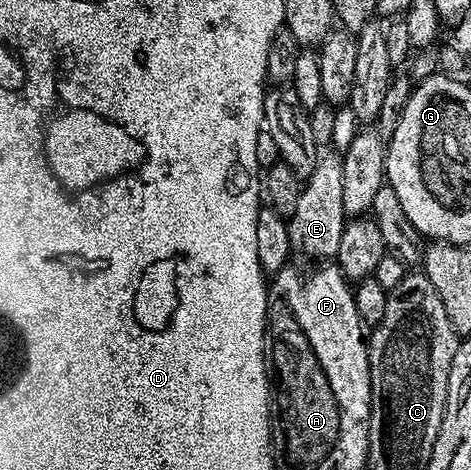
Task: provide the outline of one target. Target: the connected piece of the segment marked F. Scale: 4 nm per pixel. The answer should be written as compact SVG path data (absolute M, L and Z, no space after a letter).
M326 262L314 272L306 281L298 277L296 269L285 266L273 273L272 284L282 288L282 303L300 322L300 330L304 330L306 344L310 344L310 356L314 356L314 364L318 364L318 372L322 372L322 380L327 380L330 386L330 400L334 404L366 404L367 414L371 414L371 370L369 345L367 339L362 336L362 324L358 321L358 304L350 293L351 285L345 276L338 271L333 263Z

